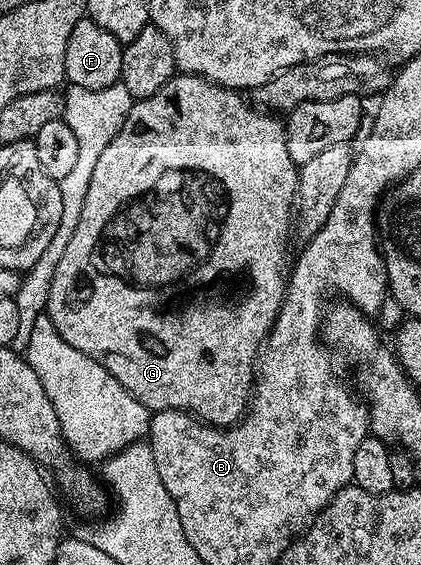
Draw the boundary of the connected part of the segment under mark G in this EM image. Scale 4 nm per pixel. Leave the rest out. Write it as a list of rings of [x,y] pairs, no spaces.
[[[177,73],[172,76],[169,83],[162,85],[162,89],[158,89],[158,93],[133,102],[122,129],[118,129],[114,141],[110,141],[110,145],[106,145],[102,157],[98,157],[98,162],[94,164],[94,174],[90,176],[90,189],[86,189],[86,201],[82,204],[82,217],[78,217],[78,226],[74,229],[74,237],[70,237],[70,241],[66,241],[66,249],[62,252],[62,257],[55,260],[53,267],[56,268],[53,269],[52,280],[48,283],[48,307],[46,307],[46,314],[50,317],[56,332],[62,337],[62,341],[66,341],[66,345],[78,349],[78,353],[89,355],[91,359],[98,360],[102,365],[102,369],[106,369],[106,373],[110,373],[110,377],[114,377],[114,381],[118,381],[118,385],[122,385],[122,389],[126,389],[132,394],[143,407],[148,408],[149,412],[187,411],[189,415],[199,419],[200,422],[221,429],[235,427],[244,418],[250,406],[258,356],[263,348],[264,340],[272,331],[272,326],[278,317],[280,306],[284,300],[284,293],[288,290],[286,276],[289,274],[290,267],[287,262],[284,264],[284,250],[288,247],[288,235],[290,239],[294,231],[296,172],[298,170],[298,164],[290,157],[290,149],[286,149],[285,124],[281,120],[279,123],[276,120],[279,118],[275,114],[265,113],[259,106],[253,105],[247,98],[244,100],[240,95],[243,94],[239,90],[211,83],[208,79],[203,79],[197,75]]]

